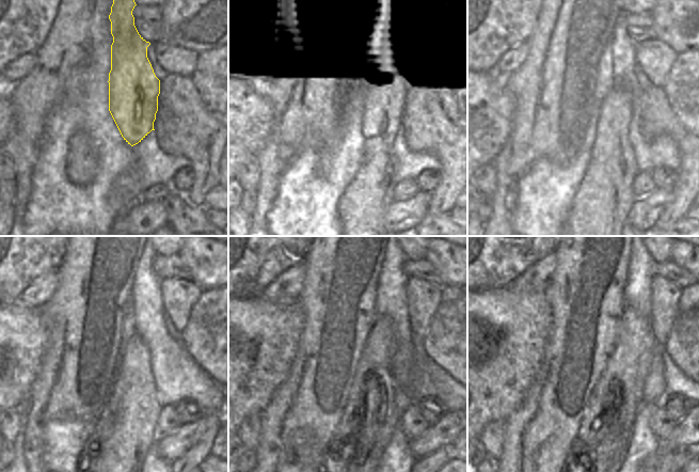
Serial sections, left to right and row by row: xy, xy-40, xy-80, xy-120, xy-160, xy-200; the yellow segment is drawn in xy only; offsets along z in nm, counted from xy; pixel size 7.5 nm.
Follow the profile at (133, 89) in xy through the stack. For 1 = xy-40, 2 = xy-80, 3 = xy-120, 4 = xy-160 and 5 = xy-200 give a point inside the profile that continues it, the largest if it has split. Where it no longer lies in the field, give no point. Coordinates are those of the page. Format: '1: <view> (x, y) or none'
1: xy-40 (362, 206)
2: xy-80 (600, 208)
3: xy-120 (136, 409)
4: xy-160 (380, 418)
5: xy-200 (623, 404)

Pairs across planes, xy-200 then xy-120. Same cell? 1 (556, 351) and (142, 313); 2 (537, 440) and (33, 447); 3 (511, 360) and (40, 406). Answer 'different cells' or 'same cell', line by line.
1: different cells
2: same cell
3: different cells

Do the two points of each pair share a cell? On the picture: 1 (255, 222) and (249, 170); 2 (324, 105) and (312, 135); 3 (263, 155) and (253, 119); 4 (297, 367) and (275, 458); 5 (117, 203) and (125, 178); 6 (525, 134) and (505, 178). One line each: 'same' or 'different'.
1: different
2: same
3: different
4: same
5: same
6: same

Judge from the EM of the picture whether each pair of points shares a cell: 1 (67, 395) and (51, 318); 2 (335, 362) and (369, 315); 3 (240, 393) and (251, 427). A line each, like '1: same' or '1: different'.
1: same
2: same
3: different

